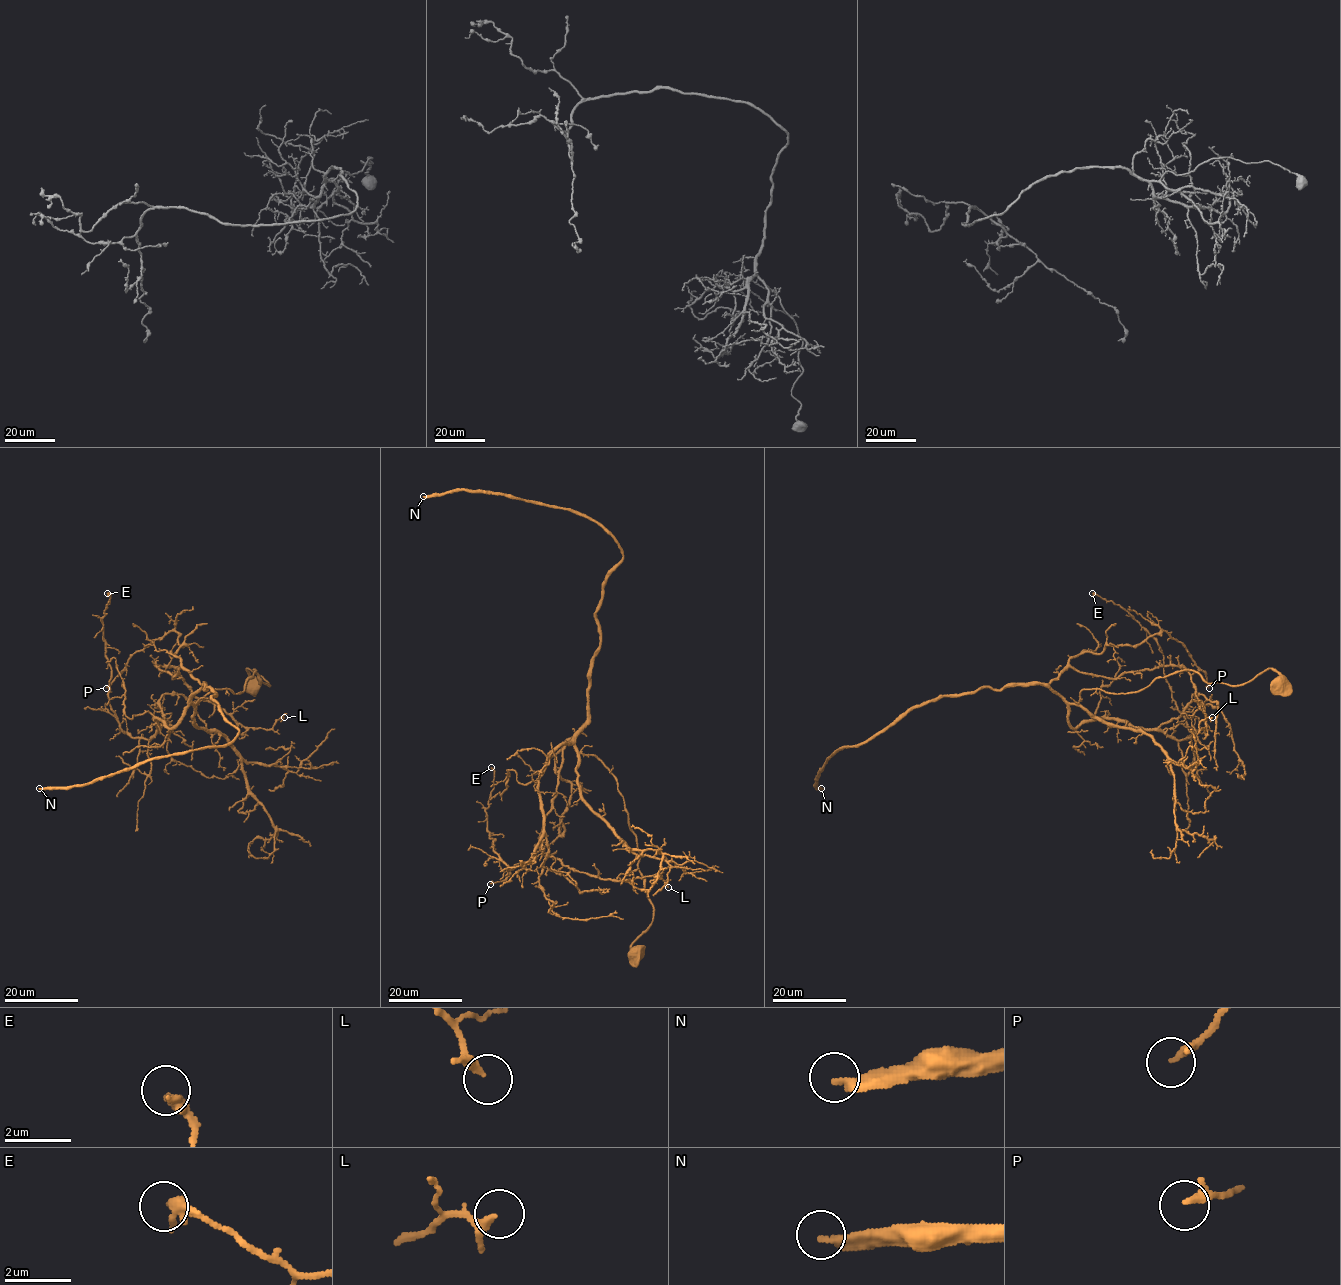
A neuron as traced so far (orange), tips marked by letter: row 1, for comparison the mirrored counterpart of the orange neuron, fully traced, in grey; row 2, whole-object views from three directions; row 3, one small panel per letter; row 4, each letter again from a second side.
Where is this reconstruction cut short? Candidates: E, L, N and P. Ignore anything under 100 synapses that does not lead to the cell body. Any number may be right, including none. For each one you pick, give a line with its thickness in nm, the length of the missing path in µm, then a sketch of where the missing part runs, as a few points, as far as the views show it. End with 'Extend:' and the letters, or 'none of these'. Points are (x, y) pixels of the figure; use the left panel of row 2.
N: Thickness 260 nm. Missing length about 150 µm
Extend: N

